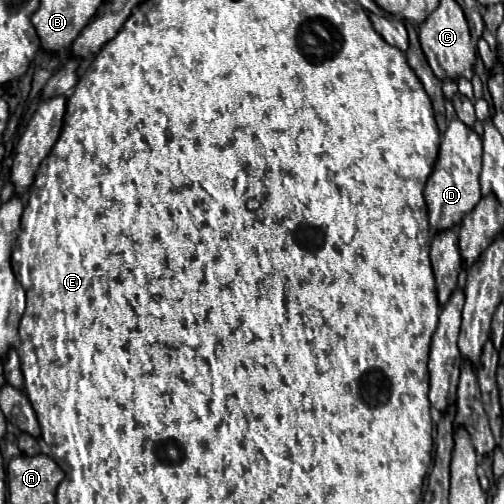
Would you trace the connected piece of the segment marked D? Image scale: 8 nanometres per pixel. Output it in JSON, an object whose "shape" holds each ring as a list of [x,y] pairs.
{"shape":[[[453,118],[441,136],[437,162],[425,184],[425,202],[429,208],[429,222],[433,232],[451,228],[455,222],[461,222],[463,216],[481,200],[479,192],[481,154],[483,154],[481,138],[475,134],[475,130],[463,124],[459,118]]]}

